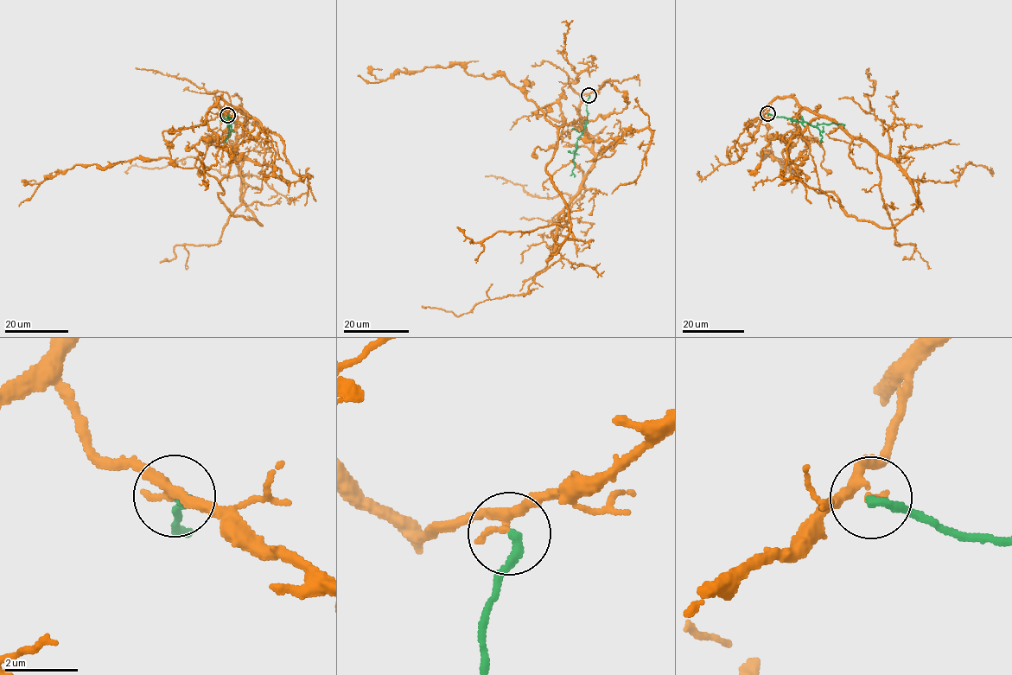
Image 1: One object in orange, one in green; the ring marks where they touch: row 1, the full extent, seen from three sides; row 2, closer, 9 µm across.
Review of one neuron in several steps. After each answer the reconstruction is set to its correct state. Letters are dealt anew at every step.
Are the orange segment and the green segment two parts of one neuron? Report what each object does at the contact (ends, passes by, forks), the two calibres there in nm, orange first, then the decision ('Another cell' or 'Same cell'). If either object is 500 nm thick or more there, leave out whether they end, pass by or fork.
At the ring orange passes by. At the ring green ends. Thickness 200 nm (orange) against 240 nm. Another cell

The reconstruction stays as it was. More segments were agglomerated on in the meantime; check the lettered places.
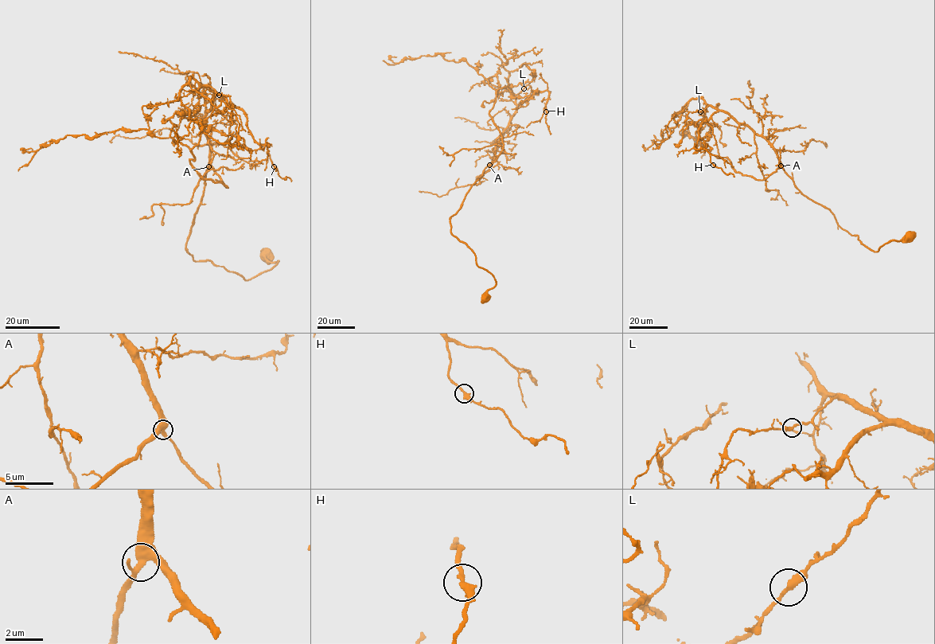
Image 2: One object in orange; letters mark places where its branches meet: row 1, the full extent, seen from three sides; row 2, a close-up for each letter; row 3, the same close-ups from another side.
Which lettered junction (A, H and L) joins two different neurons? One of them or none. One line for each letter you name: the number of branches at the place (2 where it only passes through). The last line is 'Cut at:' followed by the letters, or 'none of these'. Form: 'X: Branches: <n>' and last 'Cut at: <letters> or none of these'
Cut at: none of these

